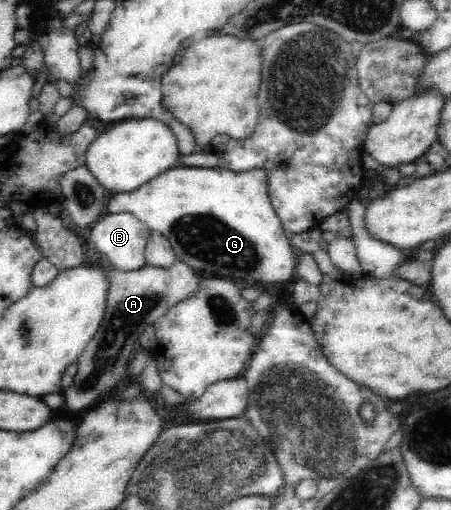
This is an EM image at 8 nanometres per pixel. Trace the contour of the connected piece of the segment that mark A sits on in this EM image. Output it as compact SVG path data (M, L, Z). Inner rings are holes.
M176 261L166 269L148 264L132 271L122 271L114 266L105 266L105 263L103 265L101 262L98 266L104 268L108 280L104 319L78 359L78 373L74 381L61 393L66 408L74 412L95 406L108 389L117 389L119 384L128 381L127 367L139 350L136 347L140 347L139 338L144 327L153 325L168 308L190 297L199 288L201 278L199 271L183 261Z

